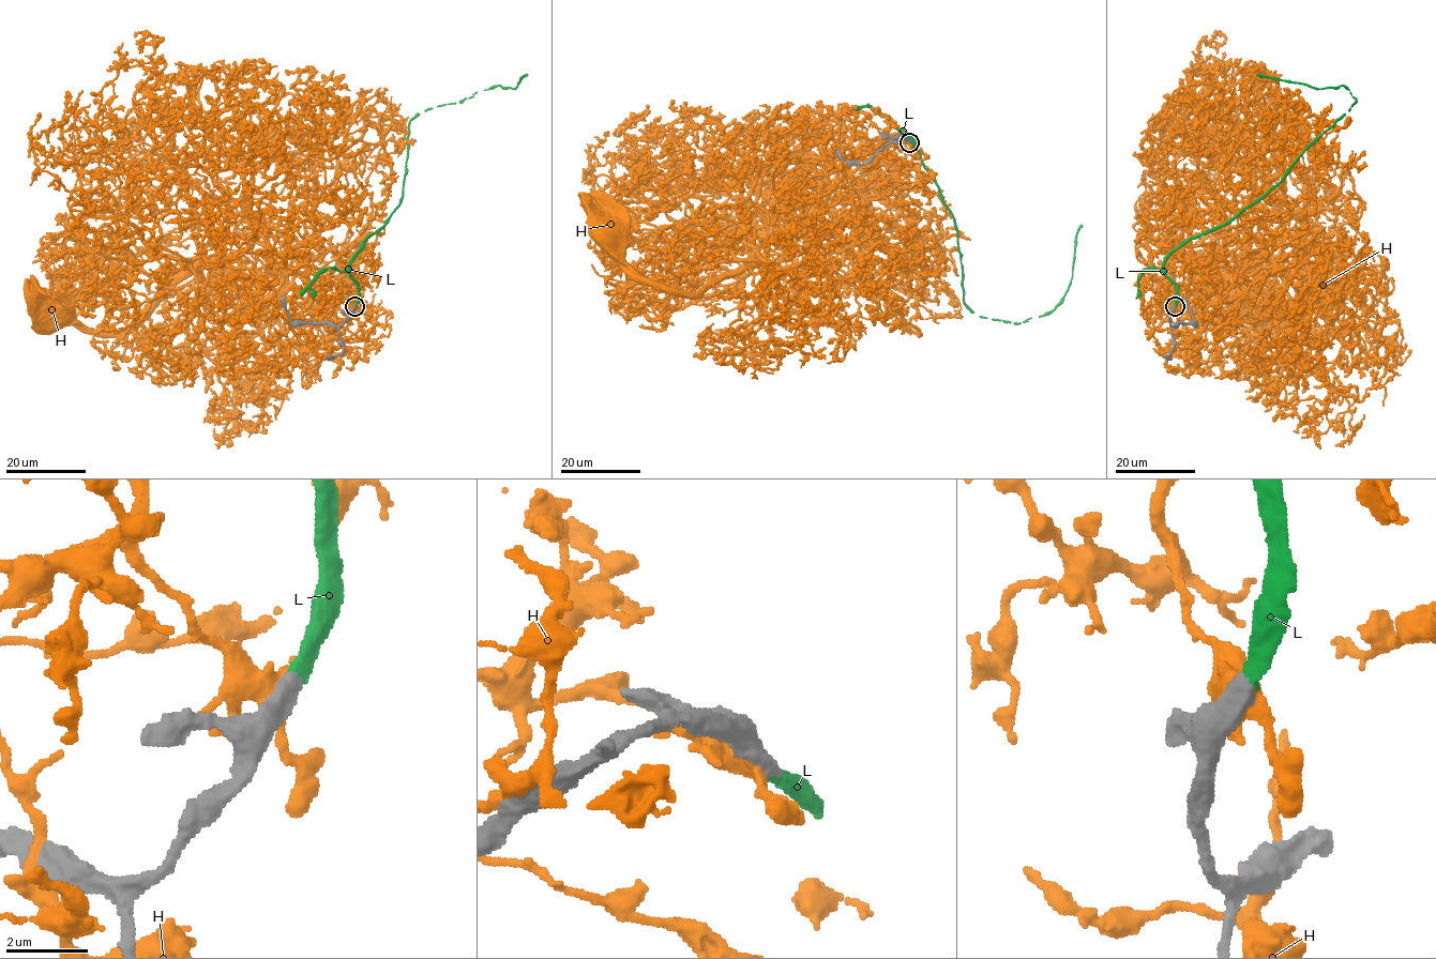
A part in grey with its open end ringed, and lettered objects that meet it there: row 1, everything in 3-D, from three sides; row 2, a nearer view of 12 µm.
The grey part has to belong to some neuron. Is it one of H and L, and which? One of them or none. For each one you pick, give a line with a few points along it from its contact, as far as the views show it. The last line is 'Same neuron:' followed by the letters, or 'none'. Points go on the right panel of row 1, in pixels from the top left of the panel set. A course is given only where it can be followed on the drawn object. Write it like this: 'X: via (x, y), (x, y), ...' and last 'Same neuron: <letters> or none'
L: via (1174, 306), (1176, 285), (1164, 260), (1258, 201), (1356, 101), (1345, 86), (1315, 88), (1257, 74)
Same neuron: L

